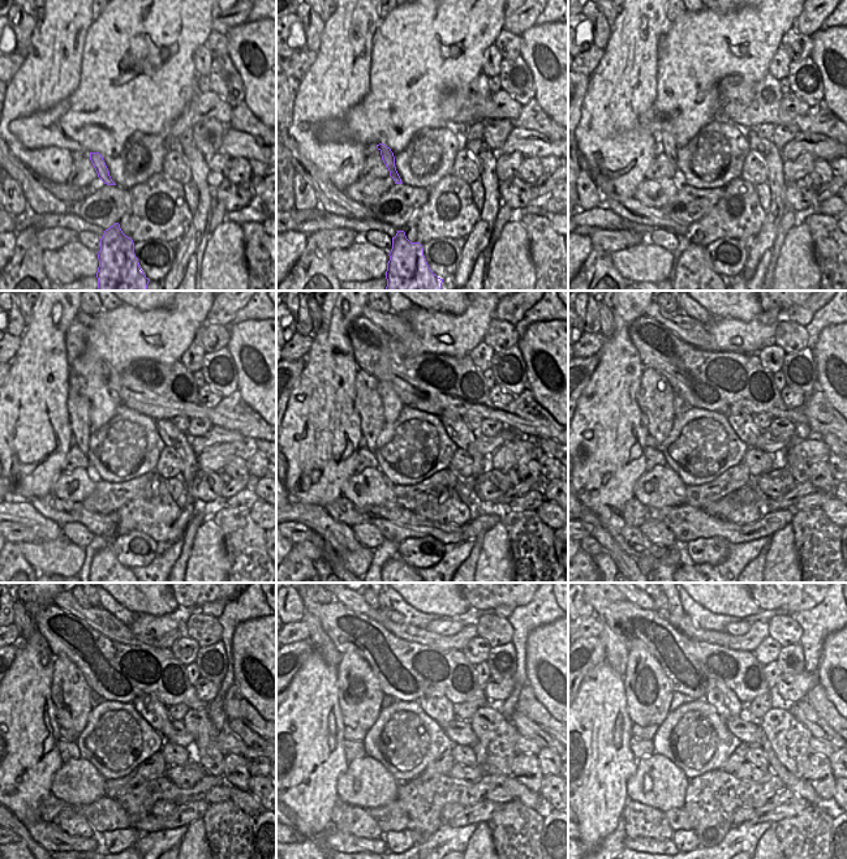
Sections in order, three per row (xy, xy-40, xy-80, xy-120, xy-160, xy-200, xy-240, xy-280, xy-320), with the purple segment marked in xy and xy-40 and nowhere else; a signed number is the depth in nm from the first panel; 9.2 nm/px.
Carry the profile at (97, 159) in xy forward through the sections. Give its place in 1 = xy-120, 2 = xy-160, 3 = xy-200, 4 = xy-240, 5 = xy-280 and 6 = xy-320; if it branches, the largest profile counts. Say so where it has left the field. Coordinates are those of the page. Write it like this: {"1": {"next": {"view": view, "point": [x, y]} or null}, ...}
{"1": {"next": {"view": "xy-120", "point": [78, 406]}}, "2": {"next": {"view": "xy-160", "point": [368, 403]}}, "3": {"next": {"view": "xy-200", "point": [656, 396]}}, "4": {"next": {"view": "xy-240", "point": [72, 698]}}, "5": {"next": {"view": "xy-280", "point": [360, 696]}}, "6": {"next": {"view": "xy-320", "point": [648, 692]}}}

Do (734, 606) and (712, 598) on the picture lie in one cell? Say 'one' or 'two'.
one

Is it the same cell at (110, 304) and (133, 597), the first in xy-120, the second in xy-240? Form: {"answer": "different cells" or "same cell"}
{"answer": "different cells"}

